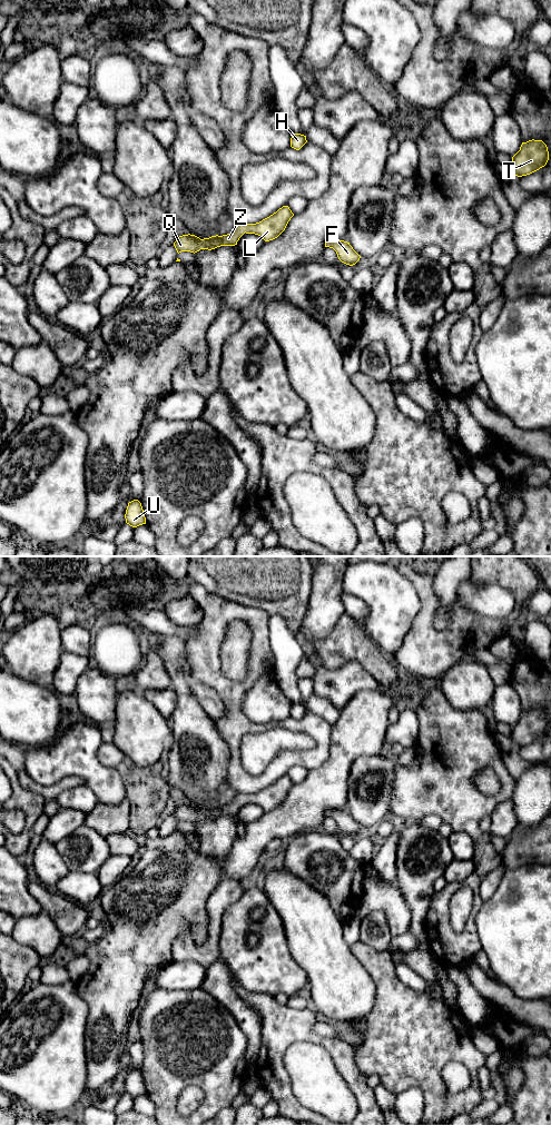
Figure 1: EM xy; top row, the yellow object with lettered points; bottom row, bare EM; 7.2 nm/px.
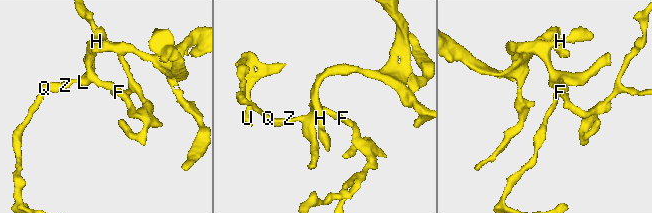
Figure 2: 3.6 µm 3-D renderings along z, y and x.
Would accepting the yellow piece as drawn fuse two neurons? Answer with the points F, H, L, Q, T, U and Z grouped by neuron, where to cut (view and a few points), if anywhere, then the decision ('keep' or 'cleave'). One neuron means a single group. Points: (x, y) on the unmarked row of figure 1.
F H L Q T U Z | no cut | keep

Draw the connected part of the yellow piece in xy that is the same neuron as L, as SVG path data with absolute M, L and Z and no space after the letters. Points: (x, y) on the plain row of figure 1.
M283 776L269 787L256 793L238 793L230 803L223 806L211 806L200 809L195 804L183 804L176 808L174 816L177 822L197 822L200 819L215 819L220 816L235 816L239 808L246 803L260 806L265 811L277 808L286 798L288 791L294 786L288 776Z

